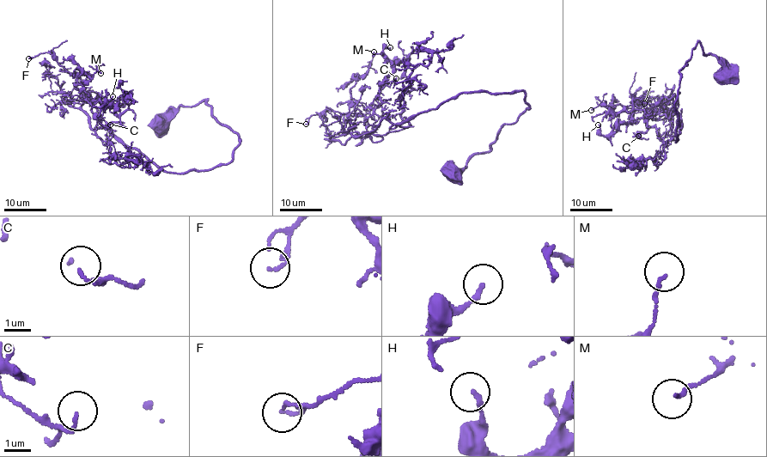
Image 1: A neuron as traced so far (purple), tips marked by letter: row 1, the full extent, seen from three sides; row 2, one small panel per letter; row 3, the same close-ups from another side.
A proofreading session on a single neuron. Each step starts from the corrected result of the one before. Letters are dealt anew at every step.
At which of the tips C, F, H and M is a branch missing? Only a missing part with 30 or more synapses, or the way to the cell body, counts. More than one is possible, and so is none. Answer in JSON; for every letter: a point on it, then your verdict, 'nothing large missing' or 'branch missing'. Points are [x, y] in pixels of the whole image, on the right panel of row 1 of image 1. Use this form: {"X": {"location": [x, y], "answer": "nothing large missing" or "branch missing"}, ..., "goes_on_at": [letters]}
{"C": {"location": [638, 136], "answer": "nothing large missing"}, "F": {"location": [644, 103], "answer": "nothing large missing"}, "H": {"location": [598, 124], "answer": "nothing large missing"}, "M": {"location": [591, 110], "answer": "nothing large missing"}, "goes_on_at": []}

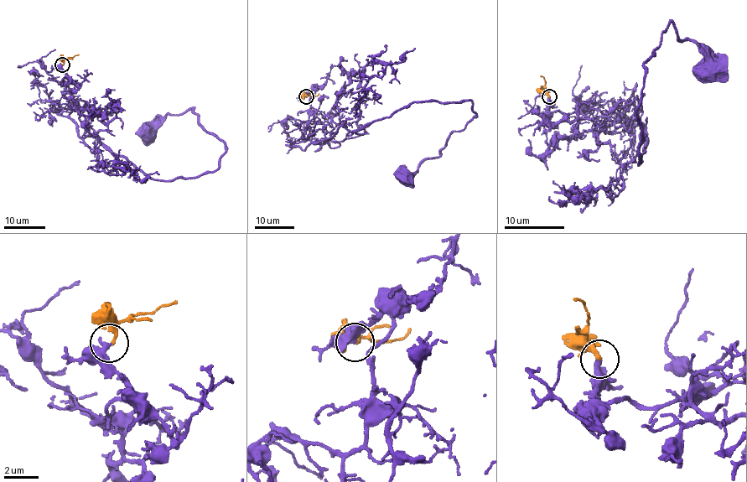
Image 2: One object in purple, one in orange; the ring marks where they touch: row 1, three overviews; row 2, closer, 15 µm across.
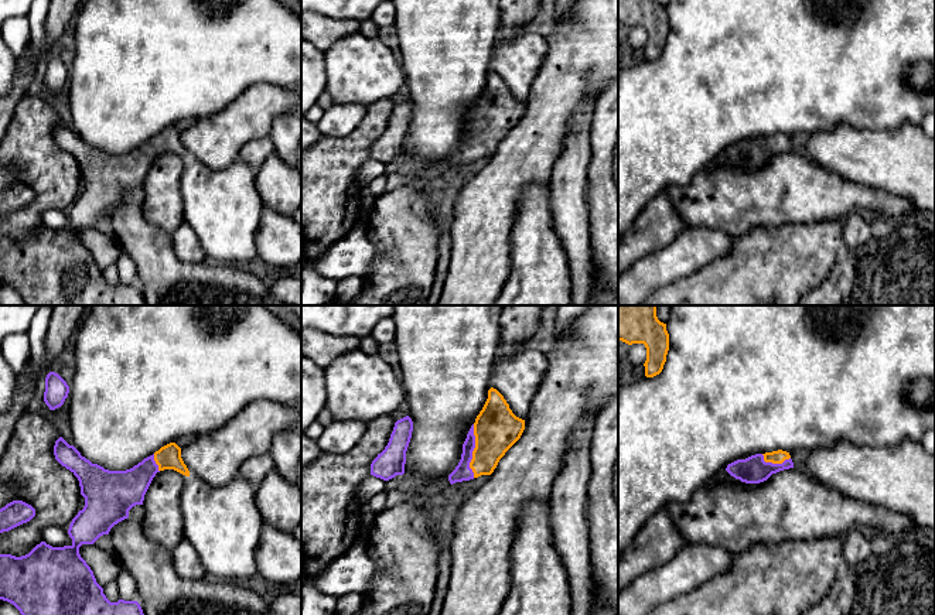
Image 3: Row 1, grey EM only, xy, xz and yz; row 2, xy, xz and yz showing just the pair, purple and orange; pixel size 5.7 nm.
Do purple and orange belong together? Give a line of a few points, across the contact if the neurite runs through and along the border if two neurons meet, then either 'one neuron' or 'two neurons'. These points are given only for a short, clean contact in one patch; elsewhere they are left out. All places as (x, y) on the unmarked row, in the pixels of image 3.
line xz (463, 156), (470, 149), (473, 133), (497, 112); one neuron

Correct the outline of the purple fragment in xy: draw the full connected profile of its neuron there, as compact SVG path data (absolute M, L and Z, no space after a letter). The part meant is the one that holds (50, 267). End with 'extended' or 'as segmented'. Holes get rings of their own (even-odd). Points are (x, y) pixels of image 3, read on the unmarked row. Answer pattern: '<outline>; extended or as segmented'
M62 120L54 129L55 143L79 164L85 189L72 202L68 218L71 229L52 230L45 225L28 238L16 240L0 238L0 283L13 287L25 305L146 305L137 284L119 283L110 286L96 266L93 254L79 238L82 228L93 228L100 219L129 201L129 194L143 188L144 178L157 156L174 153L185 160L190 154L181 141L181 131L170 126L126 154L109 154L81 139Z; extended

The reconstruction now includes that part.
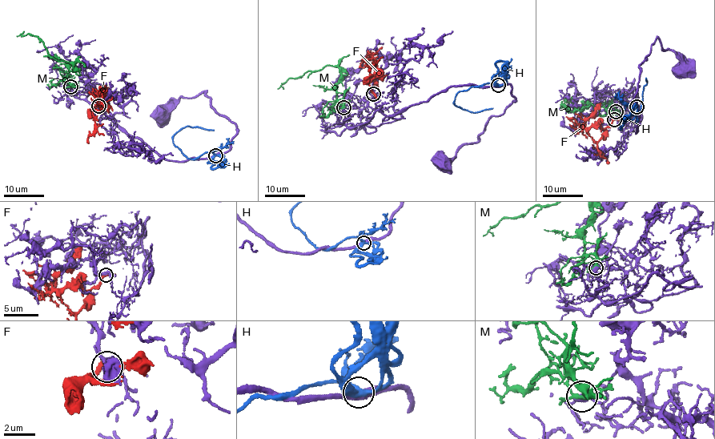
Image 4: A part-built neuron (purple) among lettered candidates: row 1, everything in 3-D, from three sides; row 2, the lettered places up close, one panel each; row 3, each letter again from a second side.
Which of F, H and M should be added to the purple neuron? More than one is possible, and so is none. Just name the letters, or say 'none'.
M

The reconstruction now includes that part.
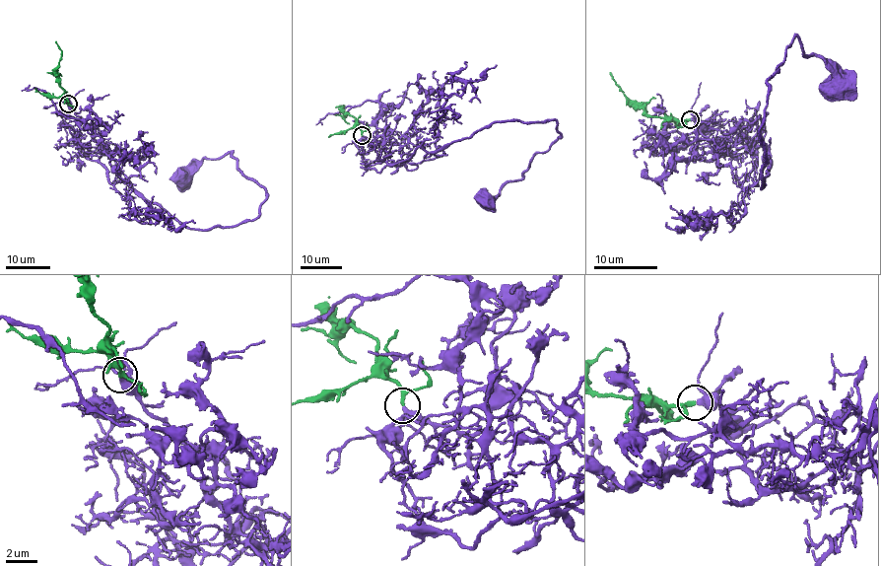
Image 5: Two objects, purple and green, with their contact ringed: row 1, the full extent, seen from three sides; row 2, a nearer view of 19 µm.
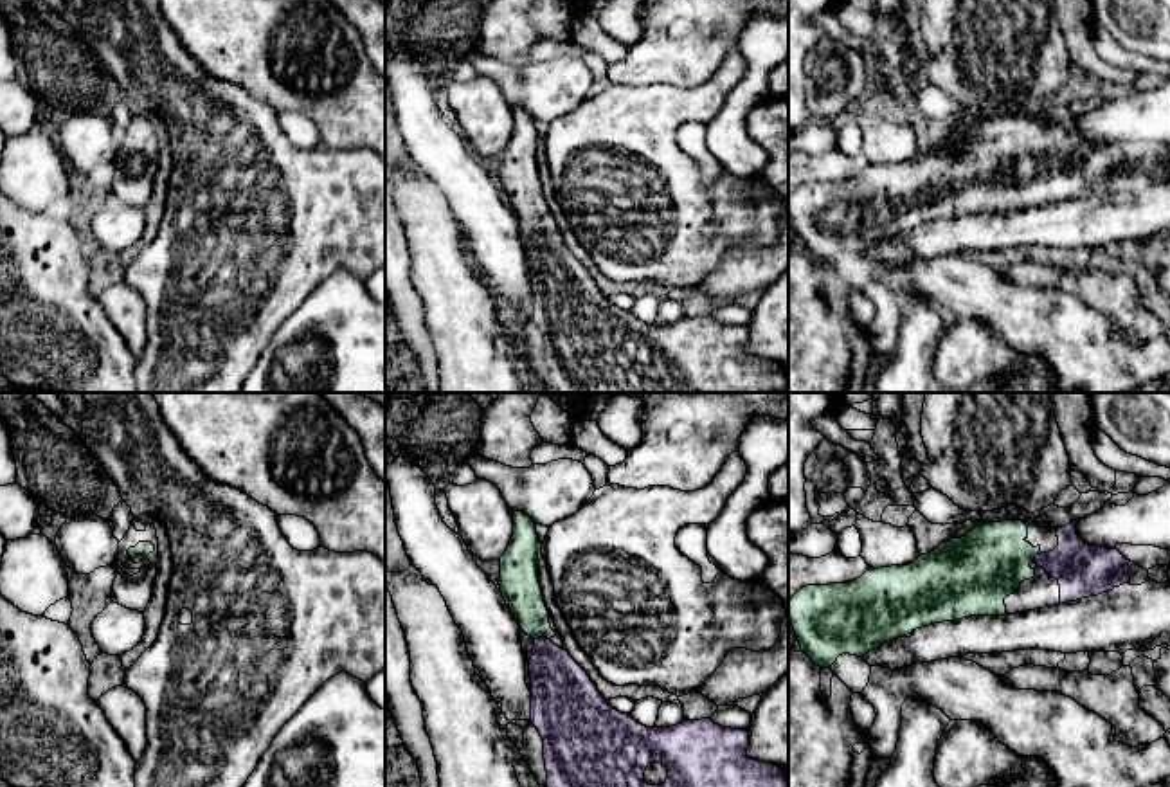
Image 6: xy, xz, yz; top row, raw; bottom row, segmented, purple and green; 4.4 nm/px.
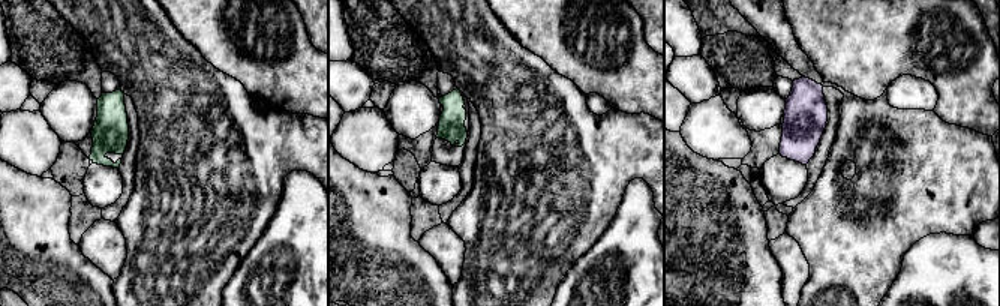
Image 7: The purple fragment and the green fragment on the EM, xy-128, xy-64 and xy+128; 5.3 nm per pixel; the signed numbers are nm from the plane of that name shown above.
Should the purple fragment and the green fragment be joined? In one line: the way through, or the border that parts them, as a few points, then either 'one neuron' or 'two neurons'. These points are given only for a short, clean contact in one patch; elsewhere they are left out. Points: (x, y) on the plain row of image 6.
way xz (560, 287), (544, 249), (542, 235), (521, 186); one neuron

